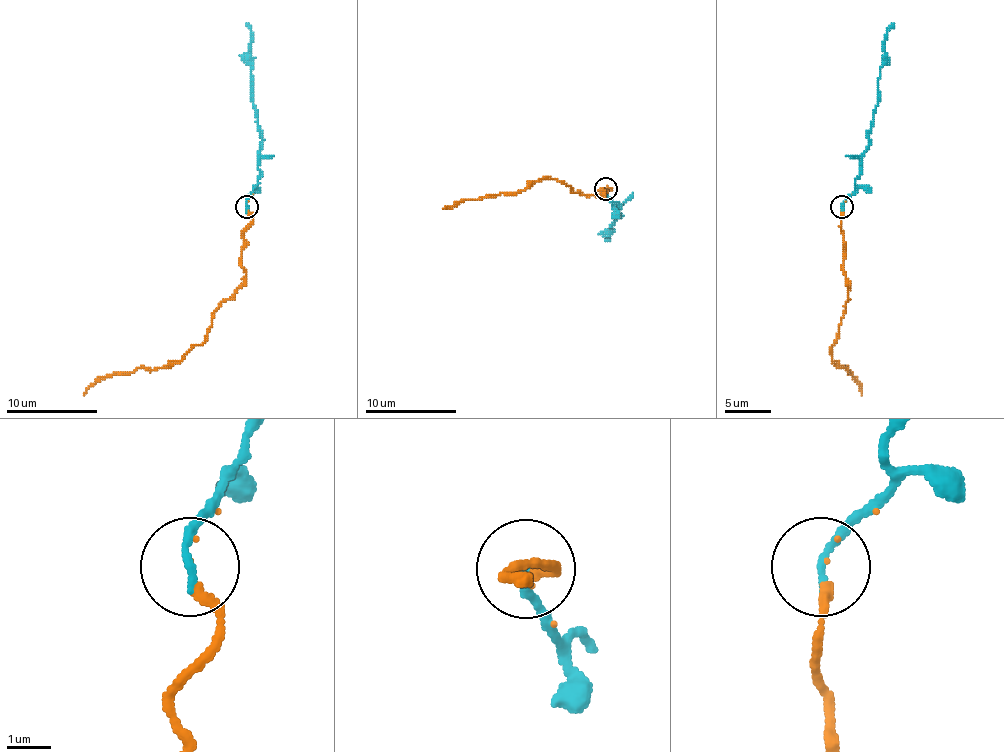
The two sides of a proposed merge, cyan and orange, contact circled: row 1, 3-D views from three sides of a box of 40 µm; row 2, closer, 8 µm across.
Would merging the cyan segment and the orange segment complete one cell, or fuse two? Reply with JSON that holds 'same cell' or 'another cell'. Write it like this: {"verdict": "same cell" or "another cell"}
{"verdict": "same cell"}

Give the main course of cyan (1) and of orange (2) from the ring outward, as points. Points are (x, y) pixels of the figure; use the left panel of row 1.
1: (246, 206), (246, 197), (260, 174), (257, 158), (262, 144), (257, 110), (253, 103), (248, 23)
2: (246, 206), (253, 224), (244, 233), (246, 281), (214, 313), (207, 338), (157, 370), (100, 377), (84, 395)

